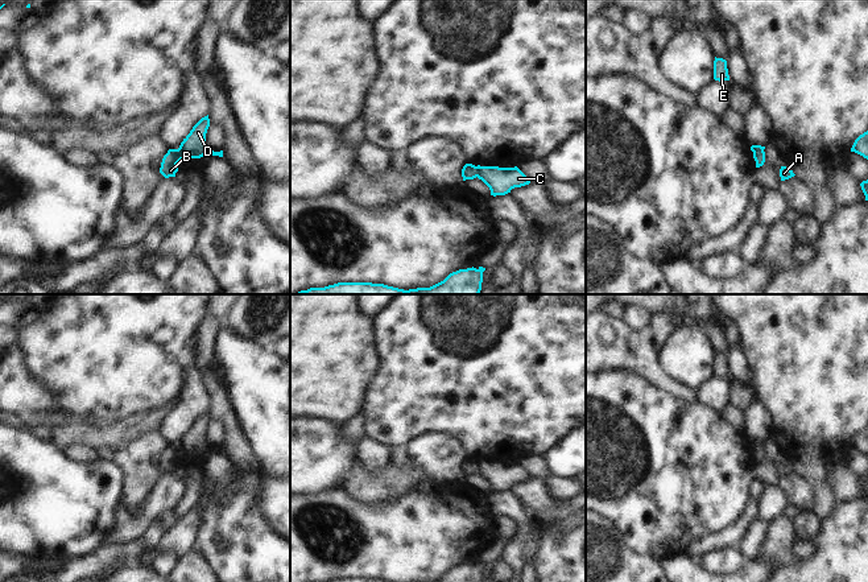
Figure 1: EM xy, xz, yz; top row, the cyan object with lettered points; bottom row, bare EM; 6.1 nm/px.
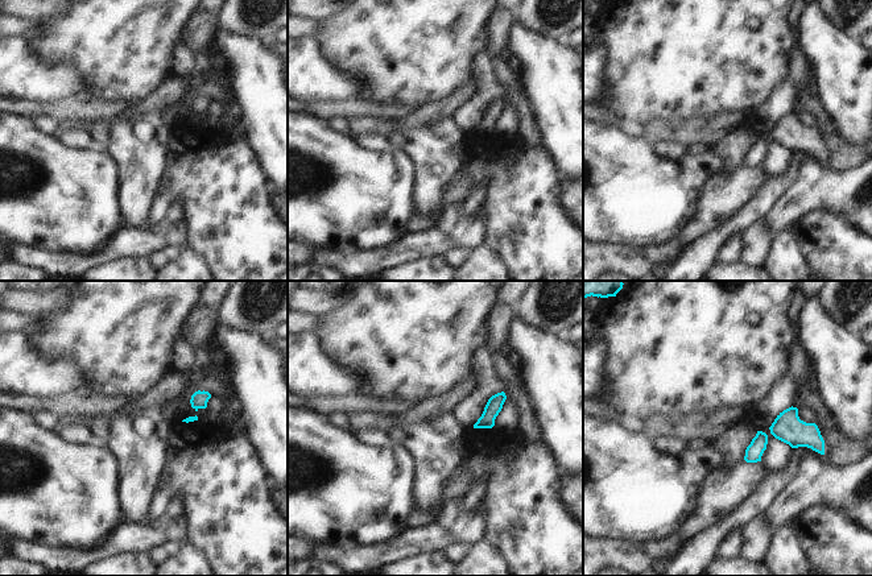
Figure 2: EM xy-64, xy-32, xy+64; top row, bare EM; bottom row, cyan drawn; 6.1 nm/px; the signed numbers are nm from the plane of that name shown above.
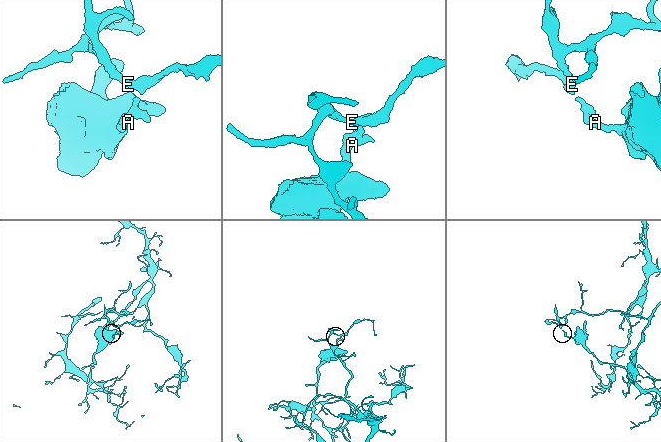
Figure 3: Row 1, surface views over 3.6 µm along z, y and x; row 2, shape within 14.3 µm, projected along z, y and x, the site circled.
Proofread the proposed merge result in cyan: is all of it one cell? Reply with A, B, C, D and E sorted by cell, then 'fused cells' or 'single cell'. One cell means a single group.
A B / C D E; fused cells

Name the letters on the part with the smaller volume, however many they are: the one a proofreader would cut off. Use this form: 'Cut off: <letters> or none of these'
Cut off: A, B

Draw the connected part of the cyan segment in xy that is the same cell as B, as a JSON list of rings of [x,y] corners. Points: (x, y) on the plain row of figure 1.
[[[169,445],[168,449],[164,451],[160,469],[165,472],[175,472],[178,467],[177,459],[183,455],[181,447],[178,445]]]

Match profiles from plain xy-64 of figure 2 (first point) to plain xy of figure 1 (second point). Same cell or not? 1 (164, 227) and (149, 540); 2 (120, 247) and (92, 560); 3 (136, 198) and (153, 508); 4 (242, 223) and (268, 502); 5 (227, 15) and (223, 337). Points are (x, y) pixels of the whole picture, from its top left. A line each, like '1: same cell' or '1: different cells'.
1: different cells
2: same cell
3: different cells
4: different cells
5: different cells

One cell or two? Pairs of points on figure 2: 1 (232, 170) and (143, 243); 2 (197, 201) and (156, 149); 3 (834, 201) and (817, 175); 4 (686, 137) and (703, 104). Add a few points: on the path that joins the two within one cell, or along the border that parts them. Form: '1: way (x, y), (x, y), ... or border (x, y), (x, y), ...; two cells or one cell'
1: border (182, 222), (186, 245); two cells
2: border (170, 131), (166, 139), (162, 173), (155, 190); two cells
3: way (831, 194), (819, 182); one cell
4: border (727, 111), (694, 119), (666, 120); two cells

